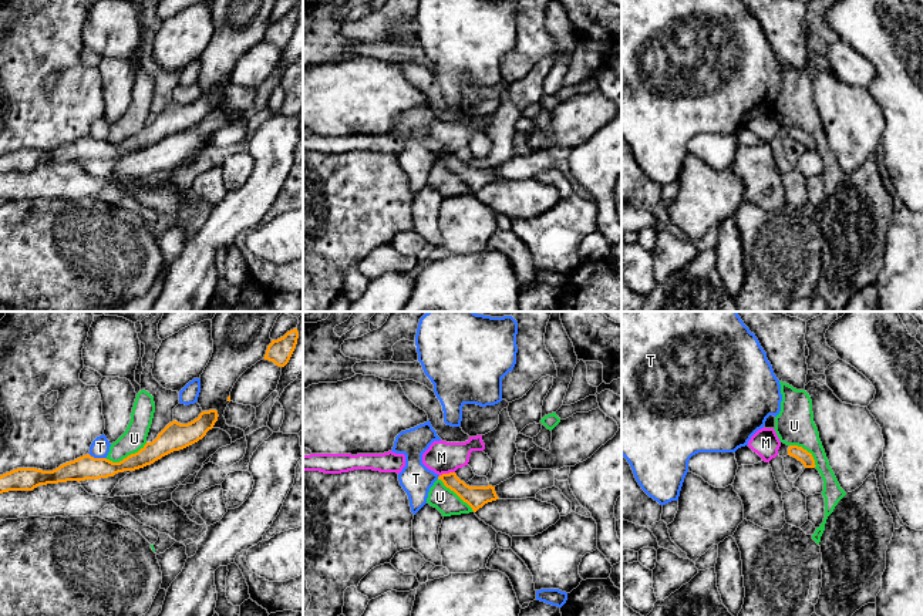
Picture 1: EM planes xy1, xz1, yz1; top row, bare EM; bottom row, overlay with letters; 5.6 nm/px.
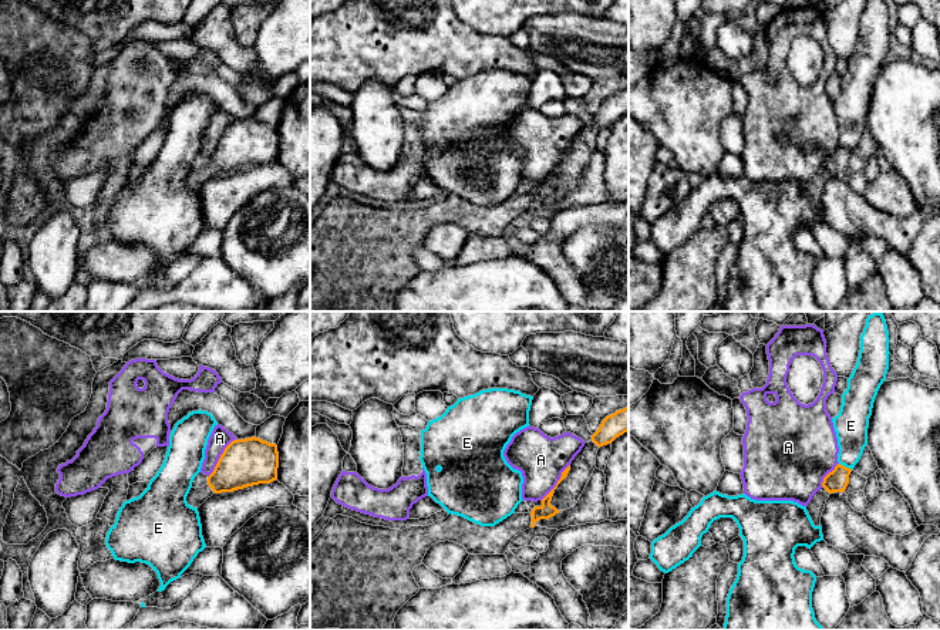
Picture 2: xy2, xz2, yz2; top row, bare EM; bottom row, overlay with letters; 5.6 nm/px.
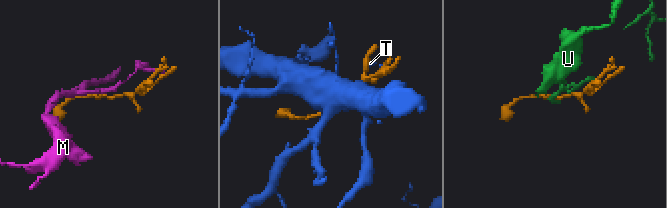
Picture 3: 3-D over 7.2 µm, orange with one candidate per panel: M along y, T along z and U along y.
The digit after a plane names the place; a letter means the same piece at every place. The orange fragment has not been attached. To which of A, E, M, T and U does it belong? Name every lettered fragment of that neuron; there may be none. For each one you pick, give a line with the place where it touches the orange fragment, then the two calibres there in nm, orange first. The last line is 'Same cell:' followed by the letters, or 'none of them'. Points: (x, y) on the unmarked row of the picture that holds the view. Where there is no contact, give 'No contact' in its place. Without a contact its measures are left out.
Same cell: none of them

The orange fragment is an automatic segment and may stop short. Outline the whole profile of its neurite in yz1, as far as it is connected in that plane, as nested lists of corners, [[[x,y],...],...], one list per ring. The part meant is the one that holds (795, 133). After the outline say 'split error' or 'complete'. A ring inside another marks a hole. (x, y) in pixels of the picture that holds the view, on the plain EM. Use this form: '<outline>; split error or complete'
[[[789,127],[788,137],[796,139],[805,149],[815,149],[815,141],[811,134],[798,127]]]; complete

